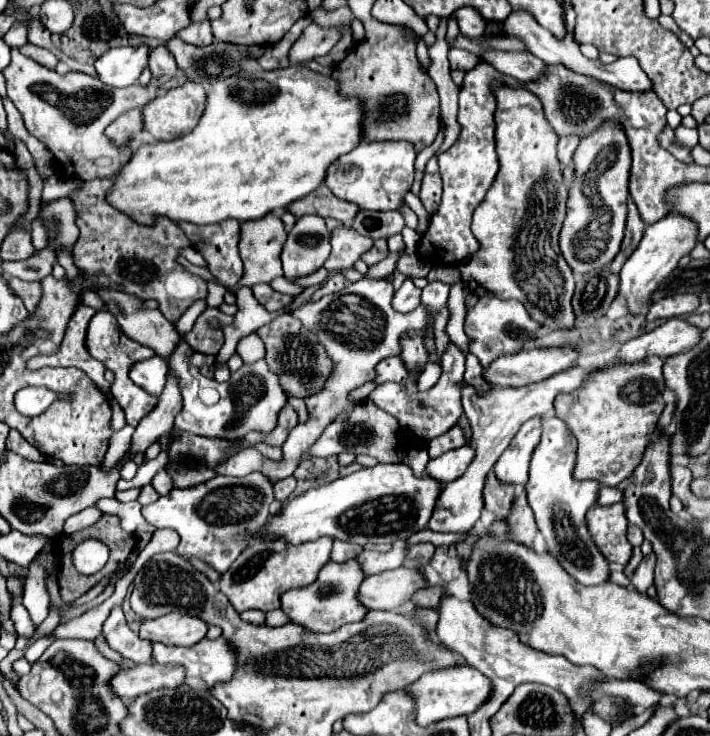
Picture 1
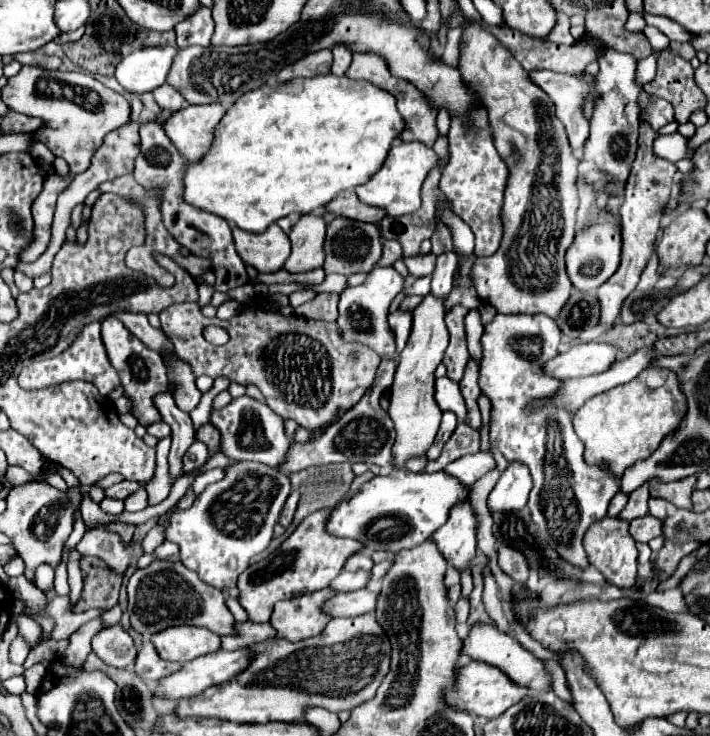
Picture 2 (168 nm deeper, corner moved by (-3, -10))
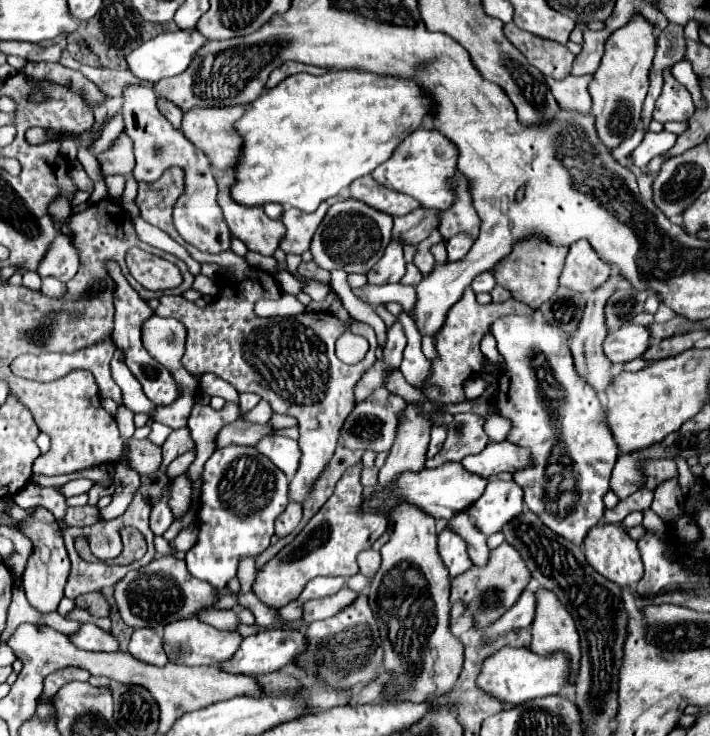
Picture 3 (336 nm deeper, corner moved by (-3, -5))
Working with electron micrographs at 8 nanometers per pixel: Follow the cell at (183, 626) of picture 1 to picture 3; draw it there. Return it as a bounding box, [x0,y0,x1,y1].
[162,617,242,667]

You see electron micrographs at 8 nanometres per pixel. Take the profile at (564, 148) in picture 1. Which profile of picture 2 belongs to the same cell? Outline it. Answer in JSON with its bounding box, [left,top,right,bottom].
[530,70,592,148]

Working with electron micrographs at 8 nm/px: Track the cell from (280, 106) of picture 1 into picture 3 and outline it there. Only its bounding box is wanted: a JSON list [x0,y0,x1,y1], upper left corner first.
[230,71,430,211]

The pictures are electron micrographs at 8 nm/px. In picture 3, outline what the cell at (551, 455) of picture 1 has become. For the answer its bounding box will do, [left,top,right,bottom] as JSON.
[492,311,618,545]

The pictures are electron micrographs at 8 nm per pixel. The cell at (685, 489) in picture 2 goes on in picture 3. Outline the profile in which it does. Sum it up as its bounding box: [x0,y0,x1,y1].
[644,459,678,489]

